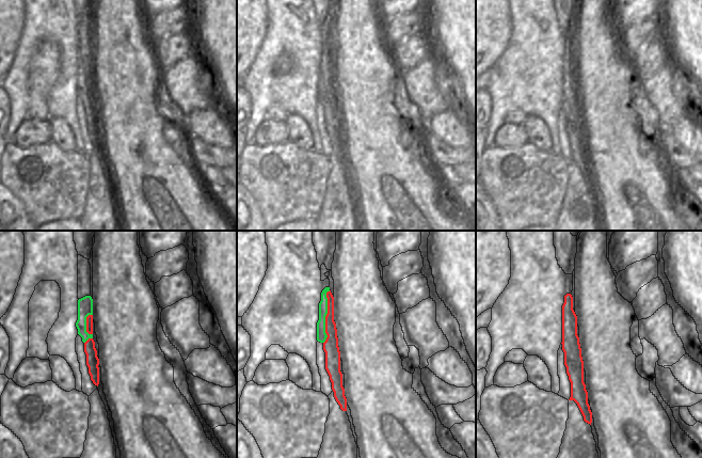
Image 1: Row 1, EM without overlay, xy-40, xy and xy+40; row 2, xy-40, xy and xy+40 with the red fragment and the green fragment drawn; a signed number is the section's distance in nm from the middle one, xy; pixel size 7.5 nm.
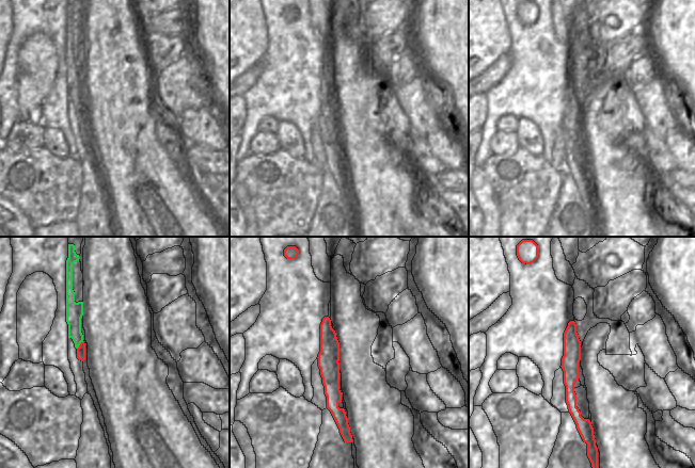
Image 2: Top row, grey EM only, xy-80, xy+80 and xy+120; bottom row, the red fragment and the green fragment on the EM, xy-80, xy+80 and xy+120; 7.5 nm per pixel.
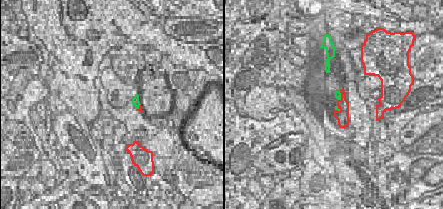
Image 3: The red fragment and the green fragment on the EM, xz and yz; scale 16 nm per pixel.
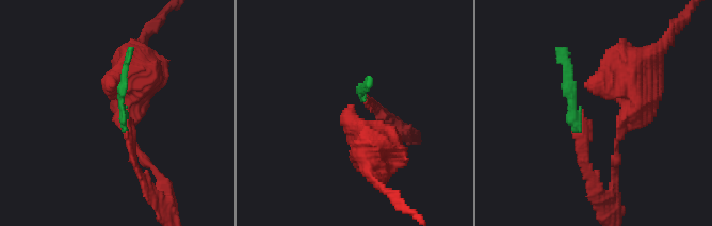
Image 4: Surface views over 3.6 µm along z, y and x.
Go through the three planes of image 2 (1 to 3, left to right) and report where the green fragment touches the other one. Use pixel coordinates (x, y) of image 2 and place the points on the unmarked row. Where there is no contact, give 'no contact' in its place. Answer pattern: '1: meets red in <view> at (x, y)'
1: meets red in xy-80 at (80, 106)
2: no contact
3: no contact

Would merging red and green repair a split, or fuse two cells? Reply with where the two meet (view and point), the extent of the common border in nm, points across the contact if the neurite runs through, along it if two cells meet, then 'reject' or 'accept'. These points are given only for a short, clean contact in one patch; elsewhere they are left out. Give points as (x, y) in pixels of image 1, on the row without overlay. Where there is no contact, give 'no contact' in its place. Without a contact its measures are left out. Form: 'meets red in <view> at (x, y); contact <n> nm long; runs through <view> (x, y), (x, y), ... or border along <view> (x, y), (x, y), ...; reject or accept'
meets red in xy at (325, 77); contact 400 nm long; runs through xy (331, 109), (325, 77), (325, 92), (321, 96); accept

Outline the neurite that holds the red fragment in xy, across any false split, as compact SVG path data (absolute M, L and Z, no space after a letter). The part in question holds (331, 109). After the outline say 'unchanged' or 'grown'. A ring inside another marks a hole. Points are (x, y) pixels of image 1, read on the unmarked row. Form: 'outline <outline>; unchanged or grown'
outline M325 48L321 53L319 81L317 83L317 101L323 105L325 130L332 143L334 158L340 170L347 172L347 159L345 157L342 135L340 132L340 112L336 84L334 82L334 58L330 48Z; grown

